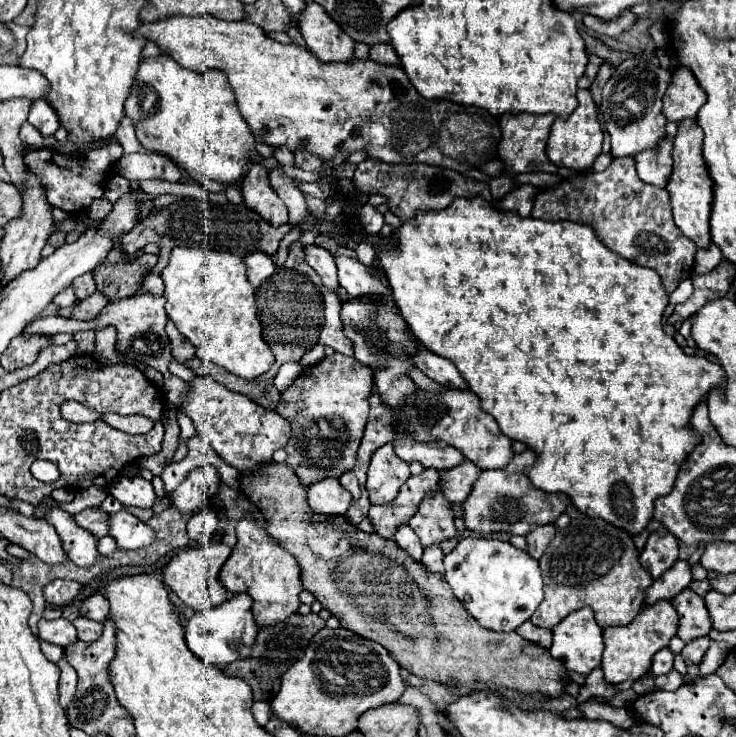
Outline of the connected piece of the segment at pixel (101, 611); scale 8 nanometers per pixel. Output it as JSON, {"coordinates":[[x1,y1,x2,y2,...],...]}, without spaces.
{"coordinates":[[94,593,80,605,80,615,94,621,104,621,108,615,108,601,102,593]]}

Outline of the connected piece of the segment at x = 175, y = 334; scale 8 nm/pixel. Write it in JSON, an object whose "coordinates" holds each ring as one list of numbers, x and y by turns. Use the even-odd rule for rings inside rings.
{"coordinates":[[166,323,166,335,170,337,170,349,172,349,172,357,180,363,188,361,190,357,196,355,194,347,190,347,190,343,186,343,186,339,180,335,180,331,174,327,174,323]]}

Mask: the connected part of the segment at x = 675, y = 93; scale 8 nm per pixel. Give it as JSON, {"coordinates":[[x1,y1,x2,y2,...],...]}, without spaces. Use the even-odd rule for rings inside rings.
{"coordinates":[[678,67,672,73,672,83,664,95,662,113,668,121,682,121,694,119,700,107,706,103,706,93,698,85,696,77,686,69]]}

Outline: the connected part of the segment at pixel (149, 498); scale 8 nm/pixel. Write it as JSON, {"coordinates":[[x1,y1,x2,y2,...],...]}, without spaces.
{"coordinates":[[120,475,112,481,108,491,126,507,150,509,156,501,156,493,152,489,152,483,148,483,142,477,122,477]]}

